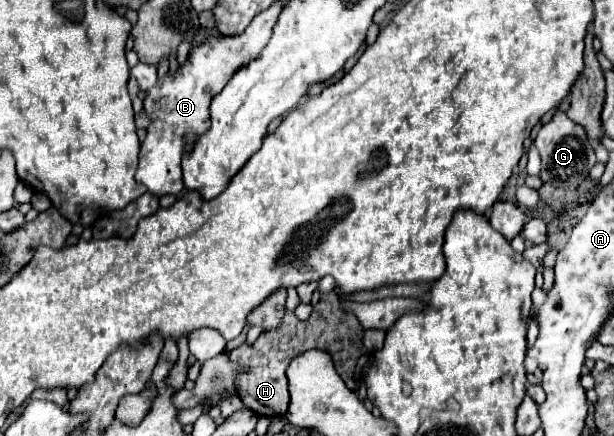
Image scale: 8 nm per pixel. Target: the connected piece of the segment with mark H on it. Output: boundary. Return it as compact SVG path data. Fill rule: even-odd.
M324 294L320 302L314 306L308 320L298 320L294 312L286 310L280 326L276 330L264 330L254 344L243 343L229 352L230 360L244 362L252 366L252 372L242 372L237 379L237 392L242 402L254 410L258 416L282 416L288 410L288 380L286 368L288 364L304 354L306 350L318 348L332 356L334 368L344 378L346 386L356 392L362 380L362 368L368 360L368 354L360 342L362 326L352 312L340 308L340 300L336 294Z

